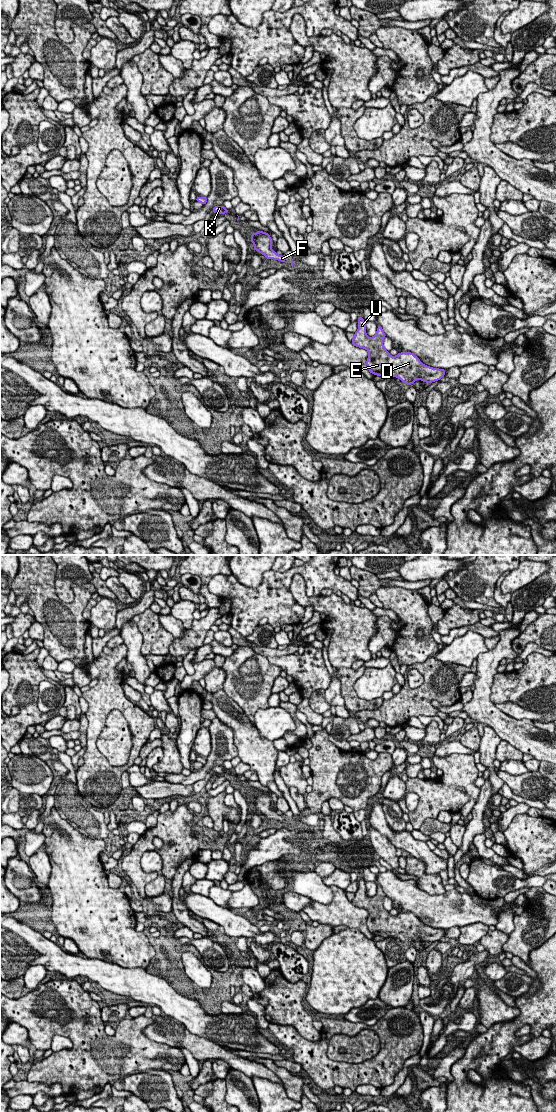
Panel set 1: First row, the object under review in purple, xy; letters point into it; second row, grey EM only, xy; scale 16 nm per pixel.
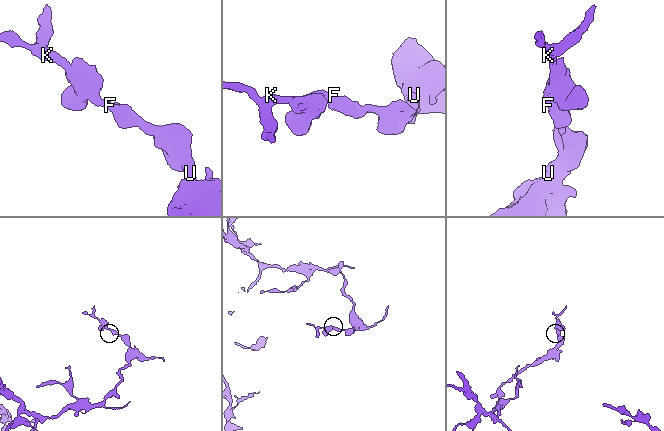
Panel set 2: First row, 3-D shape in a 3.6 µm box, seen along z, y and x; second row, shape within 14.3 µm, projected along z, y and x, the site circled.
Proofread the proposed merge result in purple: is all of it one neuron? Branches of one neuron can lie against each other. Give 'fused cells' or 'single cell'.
single cell

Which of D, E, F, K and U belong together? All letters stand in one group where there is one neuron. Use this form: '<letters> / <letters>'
D E F K U

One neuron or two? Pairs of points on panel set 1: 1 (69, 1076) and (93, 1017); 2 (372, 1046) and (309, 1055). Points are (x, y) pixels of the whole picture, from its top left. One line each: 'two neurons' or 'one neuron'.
1: one neuron
2: two neurons

